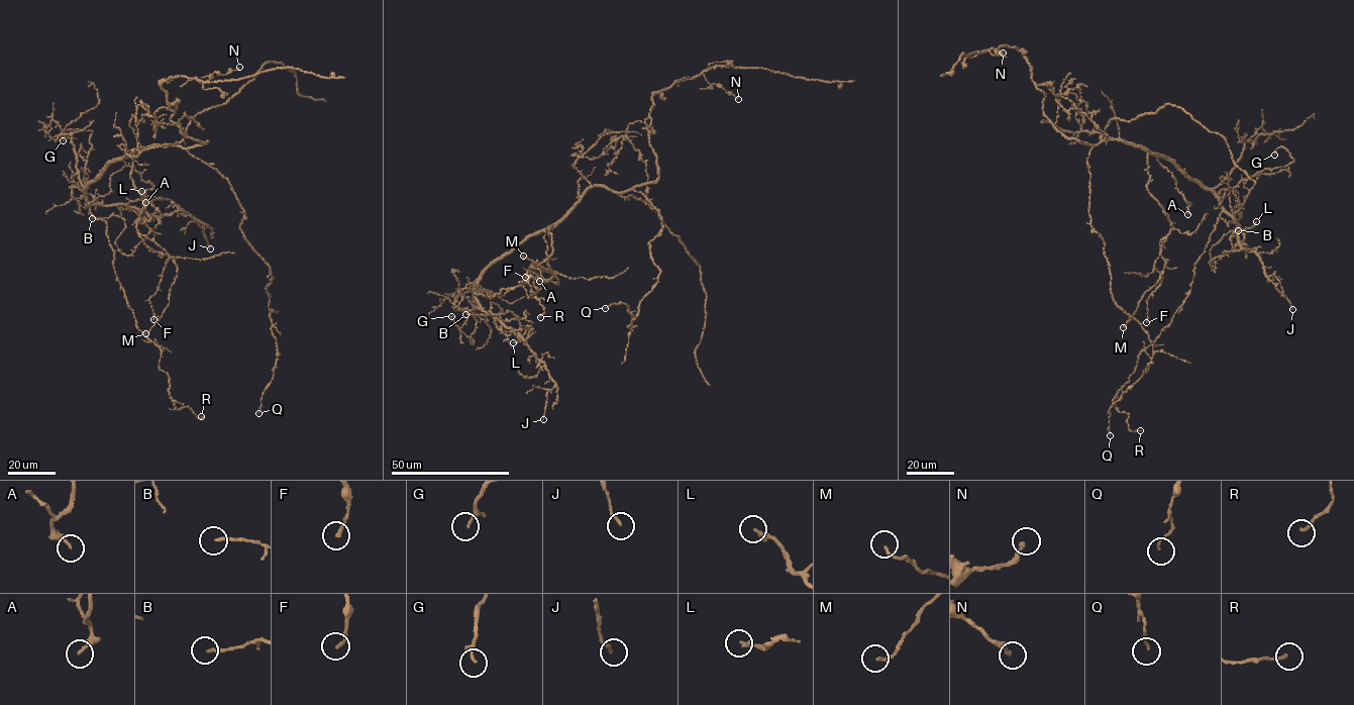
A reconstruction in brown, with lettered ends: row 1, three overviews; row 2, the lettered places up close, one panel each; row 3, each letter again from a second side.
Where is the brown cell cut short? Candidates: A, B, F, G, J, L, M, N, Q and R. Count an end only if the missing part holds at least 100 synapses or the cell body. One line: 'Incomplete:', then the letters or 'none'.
Incomplete: none

